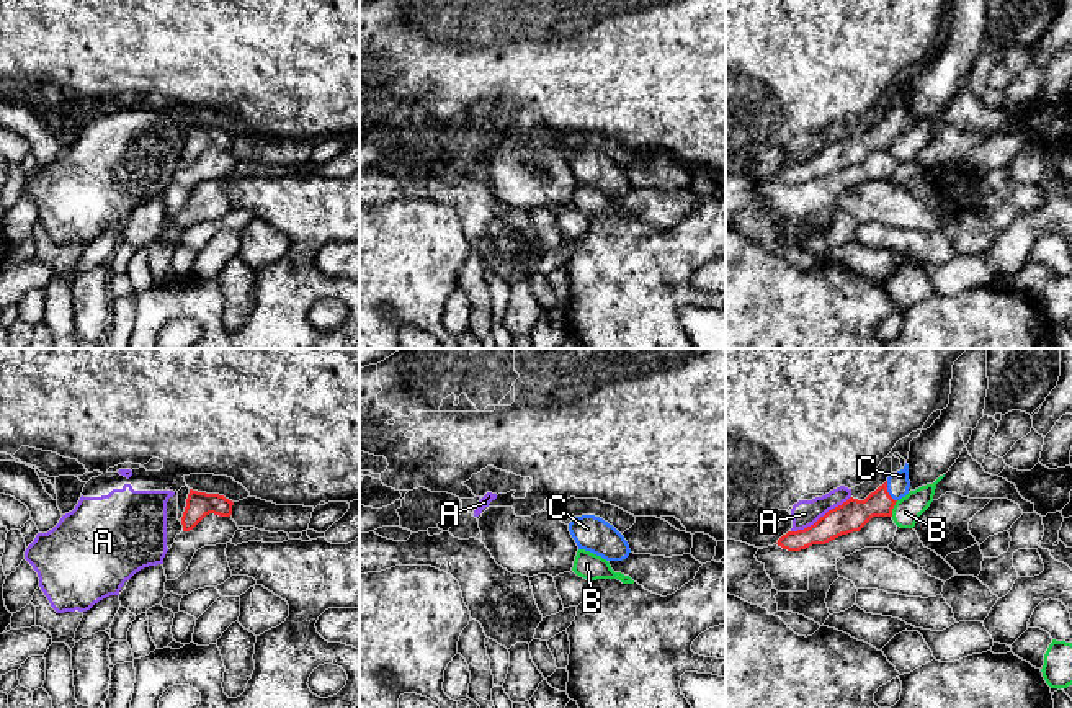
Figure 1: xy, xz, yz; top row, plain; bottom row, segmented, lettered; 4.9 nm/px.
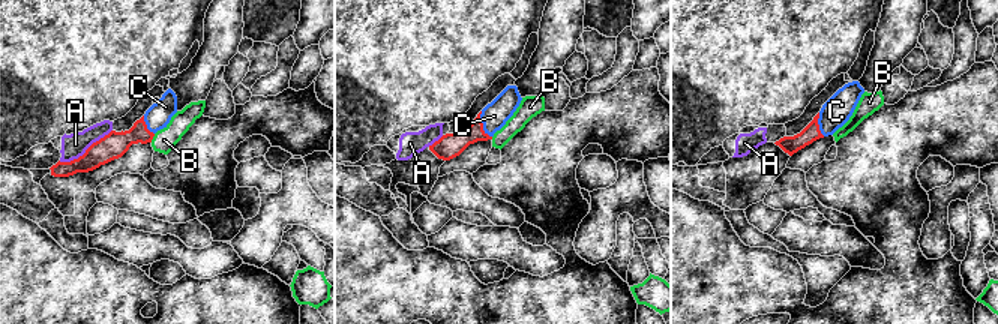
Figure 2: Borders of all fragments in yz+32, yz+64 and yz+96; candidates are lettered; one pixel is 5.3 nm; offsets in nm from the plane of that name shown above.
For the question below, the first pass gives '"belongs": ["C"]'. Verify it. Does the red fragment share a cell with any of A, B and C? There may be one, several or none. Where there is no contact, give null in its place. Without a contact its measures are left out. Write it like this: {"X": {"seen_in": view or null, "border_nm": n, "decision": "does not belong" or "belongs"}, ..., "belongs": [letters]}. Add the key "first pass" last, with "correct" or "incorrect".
{"A": {"seen_in": "yz", "border_nm": 340, "decision": "does not belong"}, "B": {"seen_in": "yz", "border_nm": 90, "decision": "does not belong"}, "C": {"seen_in": "yz", "border_nm": 120, "decision": "belongs"}, "belongs": ["C"], "first pass": "correct"}

